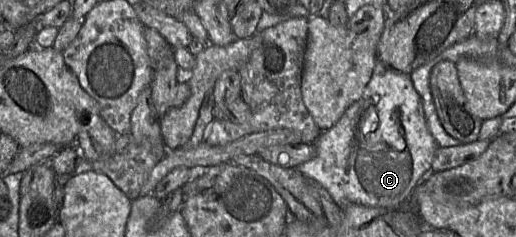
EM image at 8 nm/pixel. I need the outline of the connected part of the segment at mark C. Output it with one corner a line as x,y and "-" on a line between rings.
377,60
362,96
313,143
316,155
296,167
312,182
324,187
340,206
358,204
398,208
431,169
439,147
430,133
421,98
410,74
396,72

